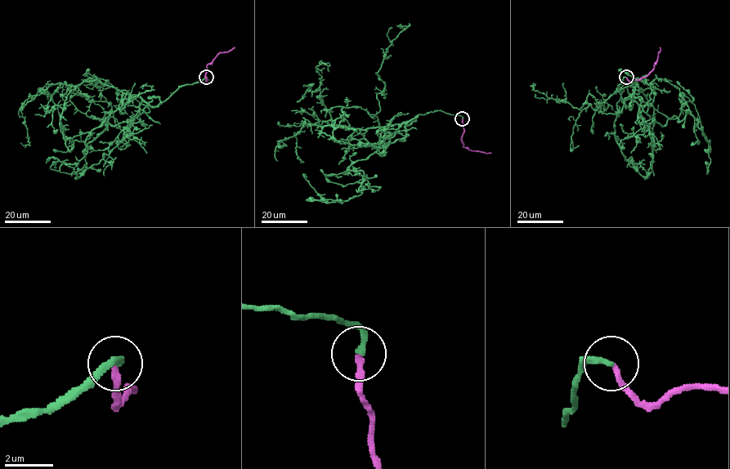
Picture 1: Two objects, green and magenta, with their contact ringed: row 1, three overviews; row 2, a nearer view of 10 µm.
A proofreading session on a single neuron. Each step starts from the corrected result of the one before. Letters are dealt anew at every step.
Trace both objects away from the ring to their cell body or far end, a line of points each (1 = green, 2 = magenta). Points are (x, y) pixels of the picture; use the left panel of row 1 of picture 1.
1: (206, 77), (157, 105), (142, 101), (132, 121), (93, 118), (109, 114), (87, 144), (67, 138), (48, 100)
2: (206, 77), (207, 65), (219, 53), (235, 47)

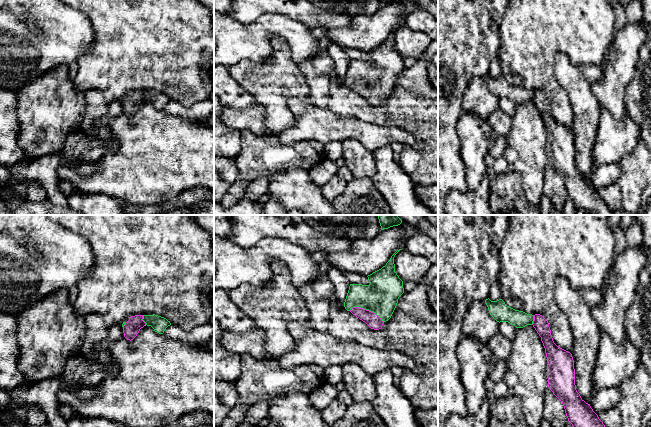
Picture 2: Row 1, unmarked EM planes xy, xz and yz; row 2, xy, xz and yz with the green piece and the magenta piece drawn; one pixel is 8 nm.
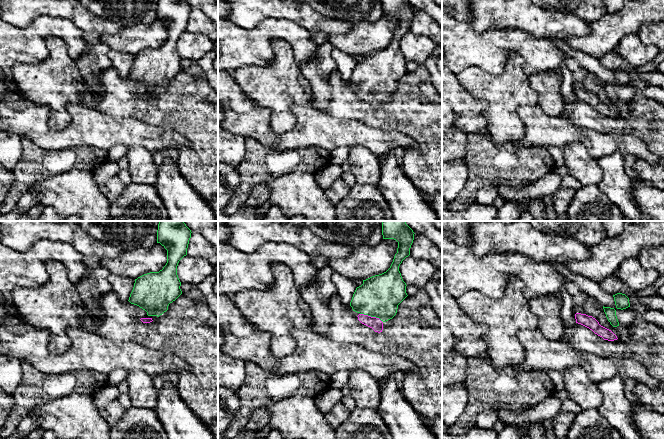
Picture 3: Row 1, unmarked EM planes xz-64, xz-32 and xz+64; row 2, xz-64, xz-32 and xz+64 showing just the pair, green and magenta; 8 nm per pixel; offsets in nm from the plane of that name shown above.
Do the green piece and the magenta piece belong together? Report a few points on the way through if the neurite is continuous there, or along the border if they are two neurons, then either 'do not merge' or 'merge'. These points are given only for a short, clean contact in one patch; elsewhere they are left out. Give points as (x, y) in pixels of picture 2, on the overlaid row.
runs through xz (381, 296), (367, 309), (370, 318); merge

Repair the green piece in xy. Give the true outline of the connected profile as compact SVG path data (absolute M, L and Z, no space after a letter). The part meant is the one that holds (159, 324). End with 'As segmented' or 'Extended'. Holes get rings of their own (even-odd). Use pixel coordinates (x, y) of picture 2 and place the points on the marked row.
M135 315L123 322L123 333L127 340L133 340L140 329L144 326L151 326L155 332L163 334L165 329L171 325L170 321L158 315Z. Extended

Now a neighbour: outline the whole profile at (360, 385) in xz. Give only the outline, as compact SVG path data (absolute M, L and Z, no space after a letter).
M349 362L341 366L343 369L342 381L353 402L372 402L377 395L373 376L355 362Z

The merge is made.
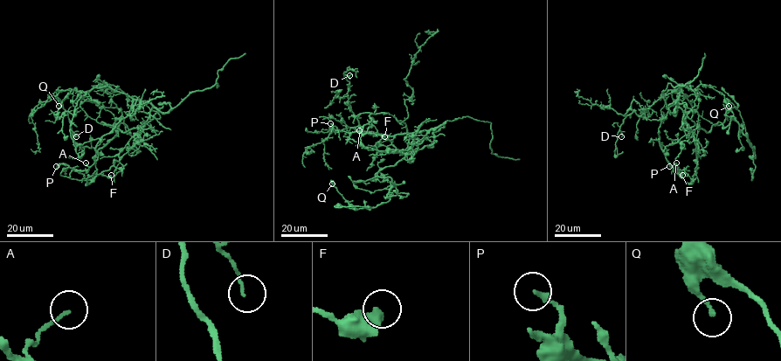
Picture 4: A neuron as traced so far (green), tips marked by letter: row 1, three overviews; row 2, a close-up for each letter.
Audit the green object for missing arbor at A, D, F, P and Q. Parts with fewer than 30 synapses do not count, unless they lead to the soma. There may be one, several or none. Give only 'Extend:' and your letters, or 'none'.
Extend: none

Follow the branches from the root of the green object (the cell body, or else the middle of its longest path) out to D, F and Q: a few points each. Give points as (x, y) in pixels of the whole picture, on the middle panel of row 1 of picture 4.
D: (418, 142), (426, 135), (425, 130), (393, 135), (364, 131), (348, 102), (349, 82), (344, 74), (349, 75)
F: (418, 142), (407, 150), (386, 151), (366, 148), (360, 138), (366, 133), (384, 136)
Q: (418, 142), (413, 153), (377, 172), (393, 183), (386, 202), (355, 208), (332, 183)

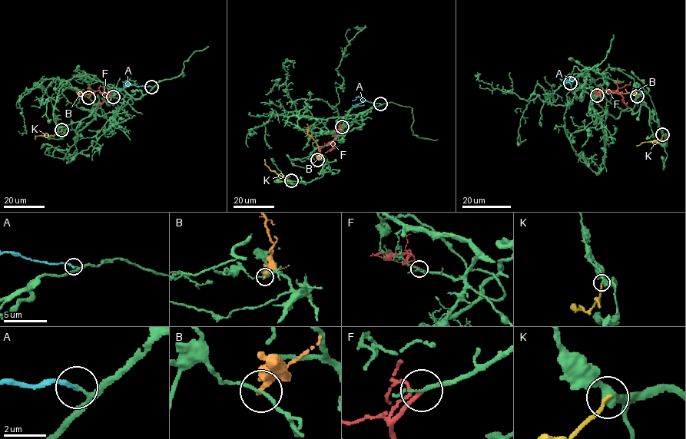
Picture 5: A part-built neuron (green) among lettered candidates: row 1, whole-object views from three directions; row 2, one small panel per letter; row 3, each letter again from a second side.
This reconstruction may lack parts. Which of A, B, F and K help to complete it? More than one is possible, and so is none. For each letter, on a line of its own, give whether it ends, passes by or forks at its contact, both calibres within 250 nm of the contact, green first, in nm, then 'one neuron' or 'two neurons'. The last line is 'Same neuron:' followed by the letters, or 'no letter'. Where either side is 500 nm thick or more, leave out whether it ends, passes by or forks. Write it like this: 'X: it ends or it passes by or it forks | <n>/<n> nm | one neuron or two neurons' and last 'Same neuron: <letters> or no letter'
A: it ends | 130/200 nm | two neurons
B: it ends | 130/280 nm | two neurons
F: it ends | 150/180 nm | one neuron
K: it ends | 380/180 nm | two neurons
Same neuron: F

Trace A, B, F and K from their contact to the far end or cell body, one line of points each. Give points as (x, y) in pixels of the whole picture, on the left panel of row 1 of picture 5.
A: (151, 87), (123, 84)
B: (88, 97), (90, 94), (78, 93), (77, 97)
F: (113, 97), (109, 93), (104, 93), (103, 101), (95, 107)
K: (61, 129), (53, 136), (36, 136), (34, 139)

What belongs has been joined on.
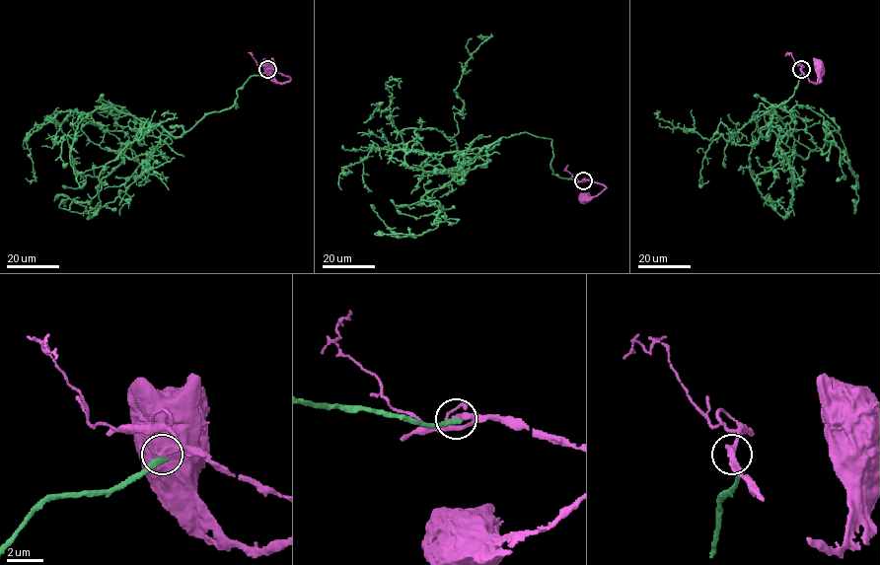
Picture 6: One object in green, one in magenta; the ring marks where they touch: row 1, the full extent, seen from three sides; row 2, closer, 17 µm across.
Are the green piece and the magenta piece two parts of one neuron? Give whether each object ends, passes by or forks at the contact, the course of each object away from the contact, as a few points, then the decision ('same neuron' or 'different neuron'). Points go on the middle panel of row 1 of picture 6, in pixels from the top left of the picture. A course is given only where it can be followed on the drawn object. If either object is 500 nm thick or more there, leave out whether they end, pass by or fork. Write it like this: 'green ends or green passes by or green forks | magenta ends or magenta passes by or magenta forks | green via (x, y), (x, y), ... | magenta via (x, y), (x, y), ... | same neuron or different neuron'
green ends | magenta passes by | green via (583, 179), (552, 174), (550, 139), (523, 132), (423, 195), (442, 208), (433, 230), (398, 236), (373, 208) | magenta via (583, 179), (606, 187), (592, 197), (584, 197) | same neuron

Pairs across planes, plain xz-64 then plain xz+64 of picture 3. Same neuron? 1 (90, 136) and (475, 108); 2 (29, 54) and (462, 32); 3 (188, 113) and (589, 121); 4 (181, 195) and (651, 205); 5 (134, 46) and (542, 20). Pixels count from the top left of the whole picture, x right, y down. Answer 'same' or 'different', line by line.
1: different
2: same
3: same
4: different
5: different

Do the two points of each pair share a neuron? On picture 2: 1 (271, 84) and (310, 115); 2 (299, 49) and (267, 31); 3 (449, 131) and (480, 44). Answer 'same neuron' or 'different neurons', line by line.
1: different neurons
2: same neuron
3: same neuron

